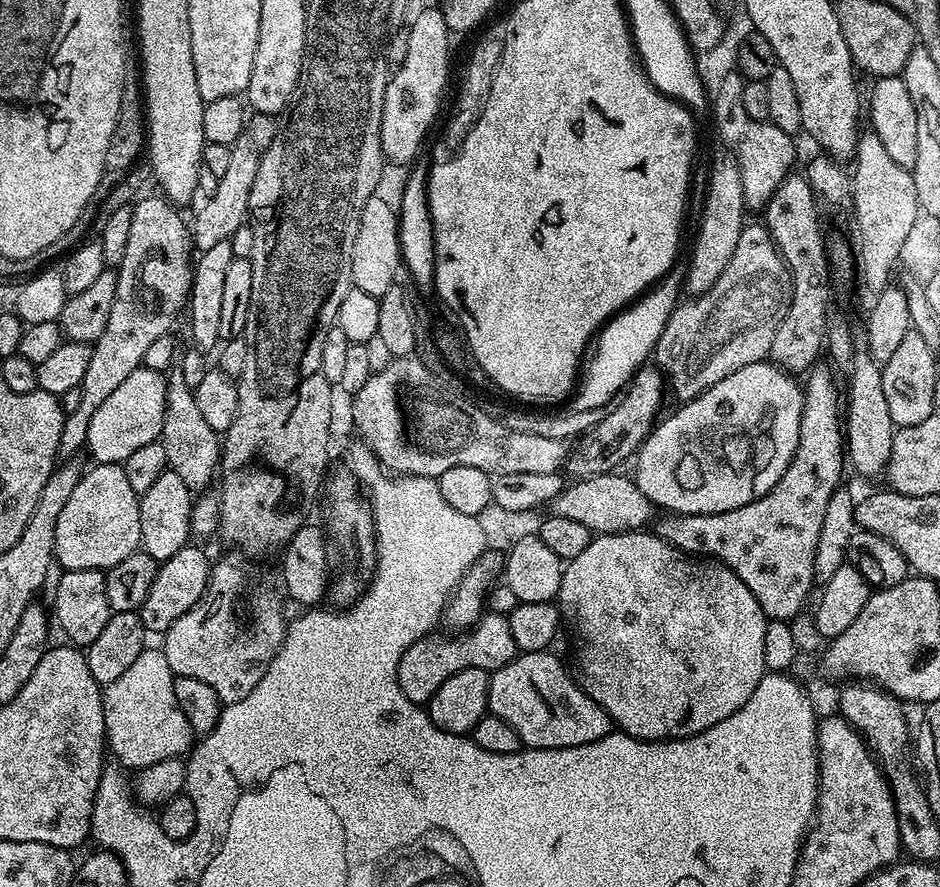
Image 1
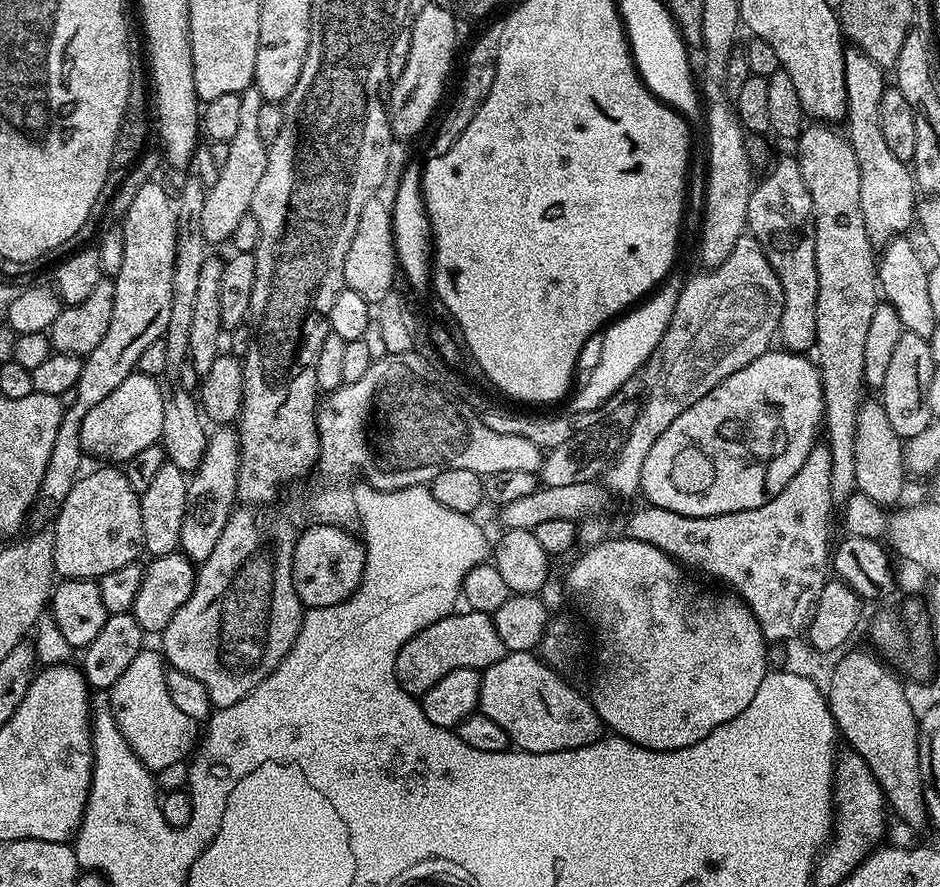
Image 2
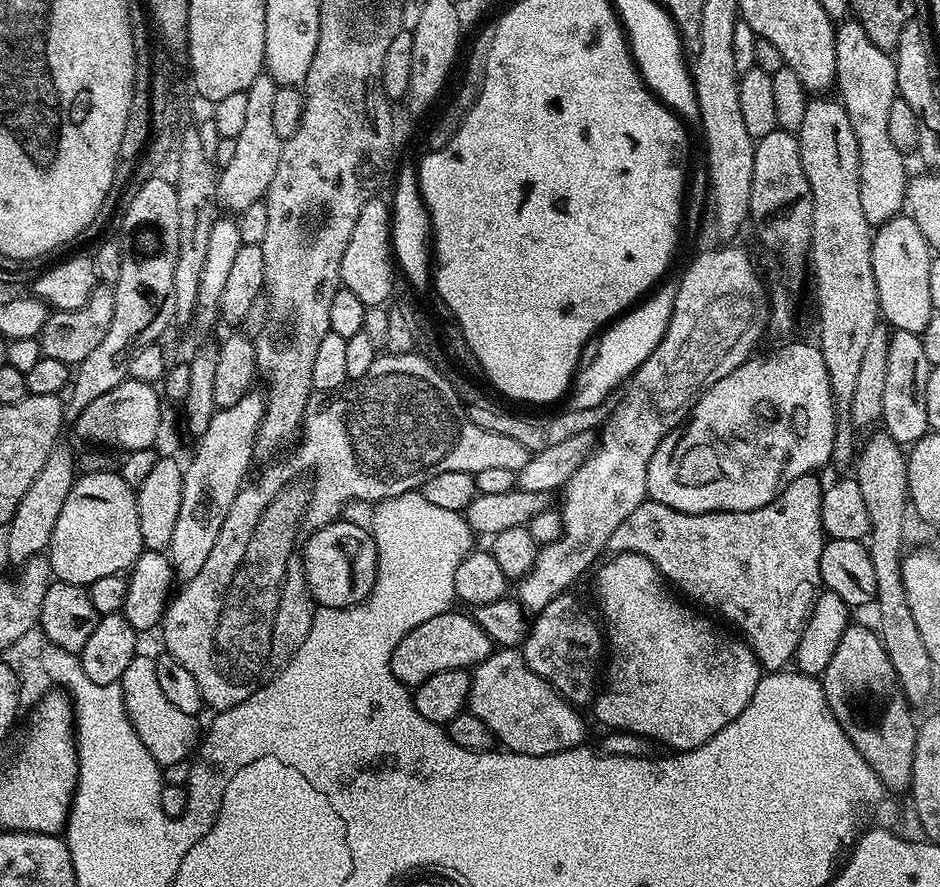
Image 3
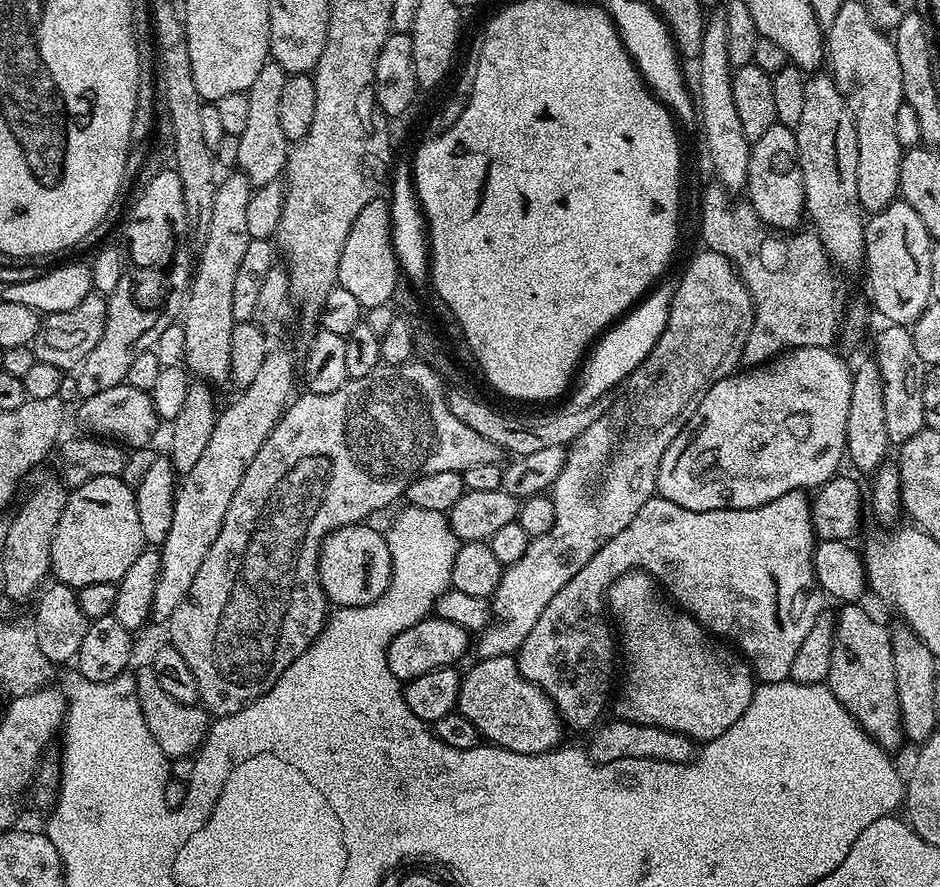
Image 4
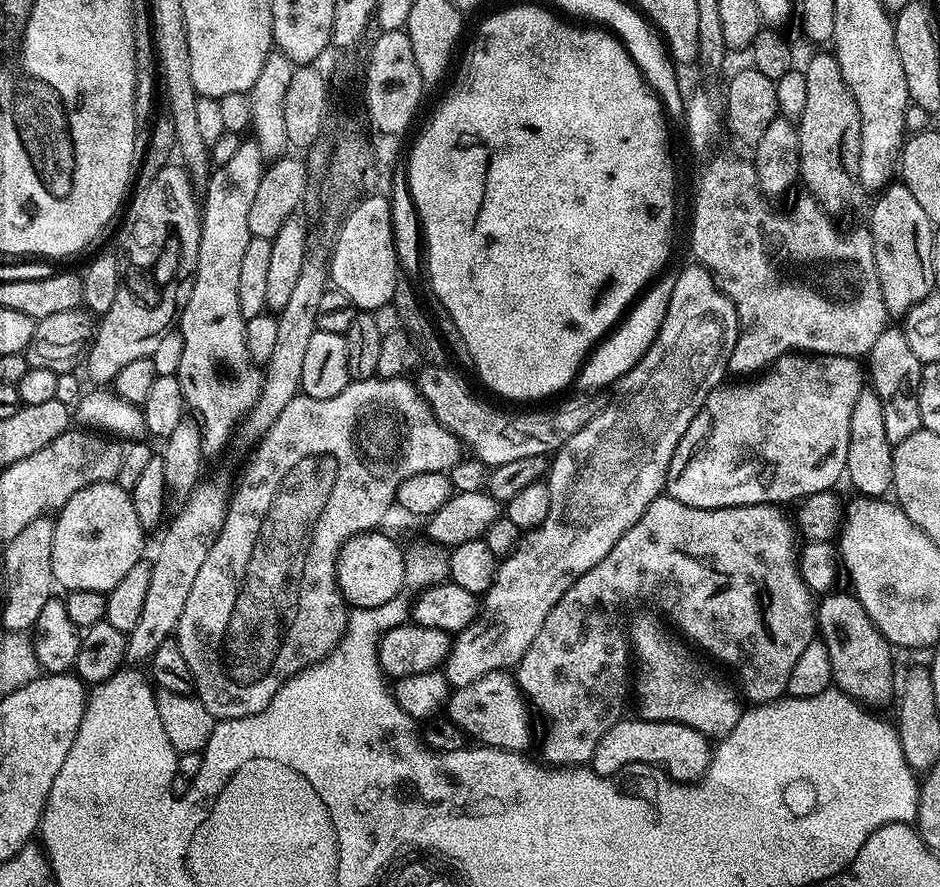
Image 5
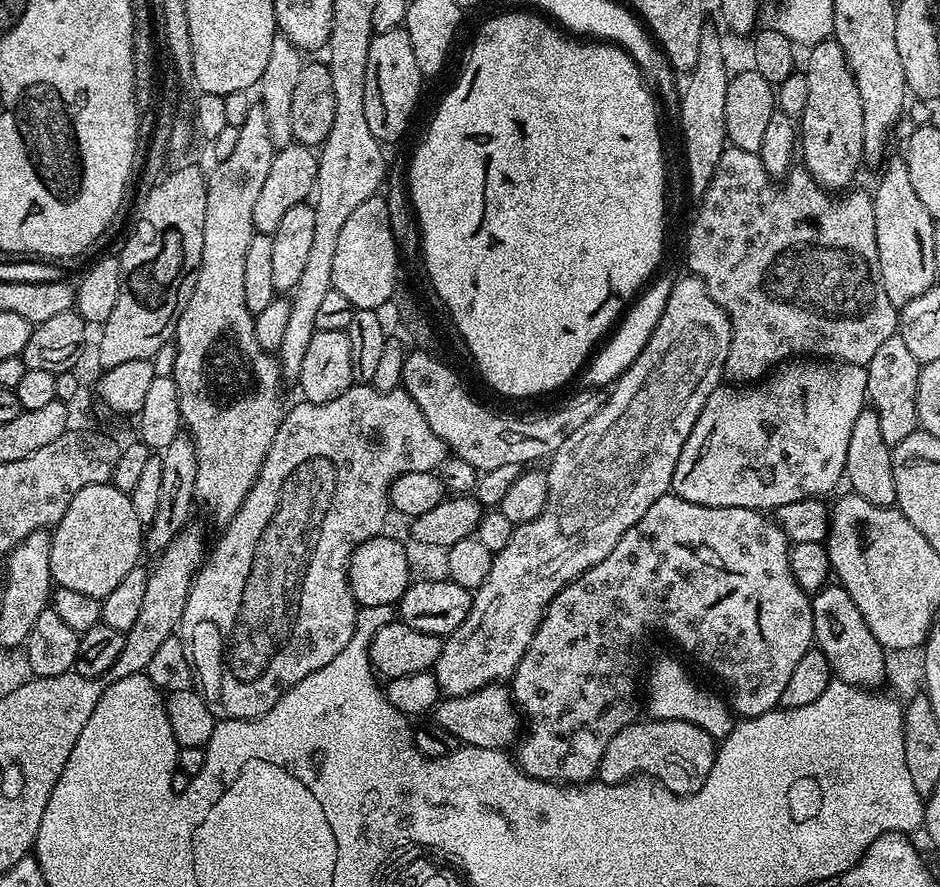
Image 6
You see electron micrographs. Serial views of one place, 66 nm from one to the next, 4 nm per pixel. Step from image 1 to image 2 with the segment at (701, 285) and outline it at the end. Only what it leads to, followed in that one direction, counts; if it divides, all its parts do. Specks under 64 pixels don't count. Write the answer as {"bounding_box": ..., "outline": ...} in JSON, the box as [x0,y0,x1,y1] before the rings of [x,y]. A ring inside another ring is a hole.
{"bounding_box":[700,100,754,269],"outline":[[[724,100],[707,101],[706,104],[706,141],[708,140],[708,185],[704,188],[704,229],[700,232],[700,260],[709,269],[718,267],[726,258],[730,258],[730,250],[738,243],[738,238],[745,235],[748,227],[748,203],[754,187],[749,145],[744,145],[746,133],[740,127],[735,107]]]}

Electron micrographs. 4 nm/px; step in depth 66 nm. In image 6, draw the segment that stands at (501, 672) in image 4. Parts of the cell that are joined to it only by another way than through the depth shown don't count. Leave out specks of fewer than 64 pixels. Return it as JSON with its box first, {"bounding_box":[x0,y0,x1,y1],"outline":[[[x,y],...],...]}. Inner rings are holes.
{"bounding_box":[434,682,522,749],"outline":[[[500,682],[487,684],[465,696],[441,699],[434,709],[434,720],[457,736],[461,745],[470,748],[511,749],[518,740],[516,731],[522,728],[522,720],[518,715],[512,693]]]}

